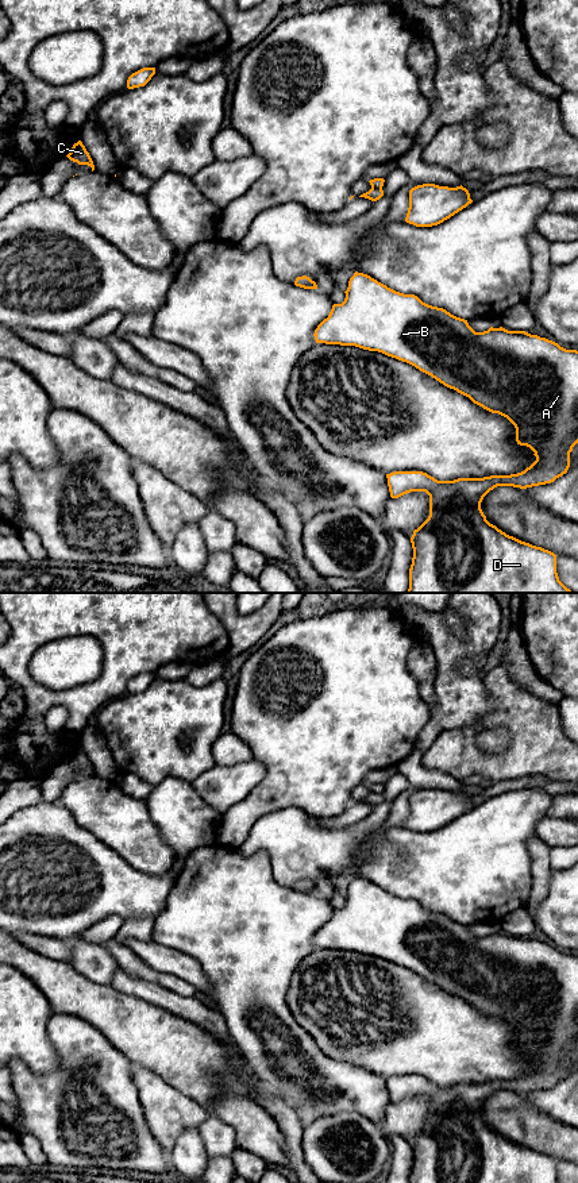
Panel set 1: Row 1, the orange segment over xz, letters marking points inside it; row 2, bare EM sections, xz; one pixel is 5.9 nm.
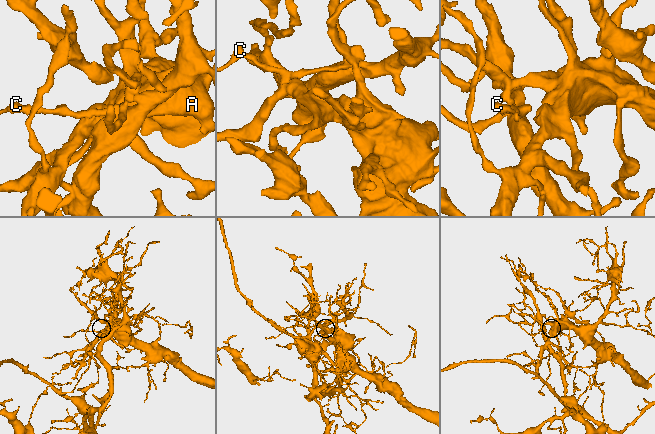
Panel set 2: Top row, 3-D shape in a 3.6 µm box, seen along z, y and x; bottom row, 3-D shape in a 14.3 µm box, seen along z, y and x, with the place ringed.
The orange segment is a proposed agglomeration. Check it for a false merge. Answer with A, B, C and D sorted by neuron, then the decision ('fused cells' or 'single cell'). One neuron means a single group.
A B D / C | fused cells

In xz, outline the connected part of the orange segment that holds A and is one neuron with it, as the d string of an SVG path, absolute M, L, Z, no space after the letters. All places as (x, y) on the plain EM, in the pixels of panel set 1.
M358 876L350 883L344 898L344 906L334 909L328 922L315 935L316 948L355 951L415 971L483 1014L506 1022L516 1033L517 1049L529 1052L536 1061L524 1076L510 1080L438 1086L423 1076L386 1079L392 1103L411 1097L425 1097L429 1101L429 1121L411 1142L413 1163L409 1183L559 1183L554 1157L509 1141L490 1129L481 1114L481 1107L497 1091L527 1094L551 1088L567 1078L570 1057L578 1048L578 956L566 955L552 945L525 936L490 932L488 936L475 937L467 925L443 913L428 910L415 899L396 897Z

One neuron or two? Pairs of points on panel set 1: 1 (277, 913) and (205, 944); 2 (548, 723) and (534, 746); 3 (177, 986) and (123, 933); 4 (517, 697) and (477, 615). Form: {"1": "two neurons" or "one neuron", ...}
{"1": "one neuron", "2": "one neuron", "3": "two neurons", "4": "two neurons"}

